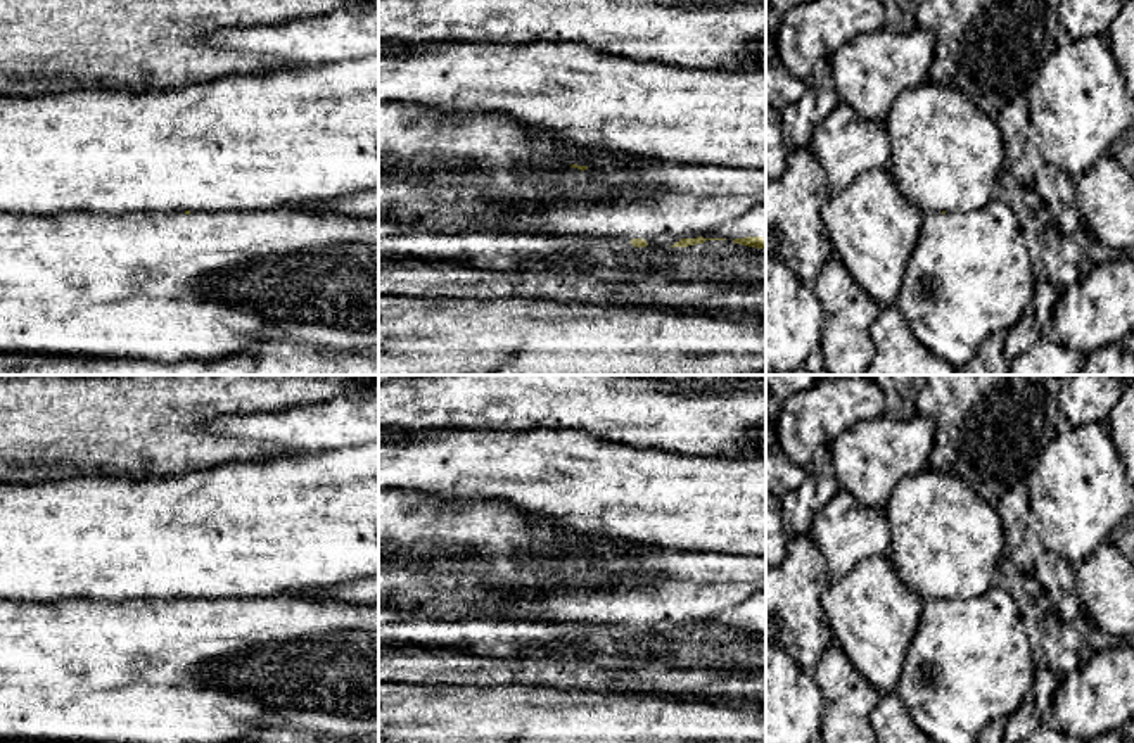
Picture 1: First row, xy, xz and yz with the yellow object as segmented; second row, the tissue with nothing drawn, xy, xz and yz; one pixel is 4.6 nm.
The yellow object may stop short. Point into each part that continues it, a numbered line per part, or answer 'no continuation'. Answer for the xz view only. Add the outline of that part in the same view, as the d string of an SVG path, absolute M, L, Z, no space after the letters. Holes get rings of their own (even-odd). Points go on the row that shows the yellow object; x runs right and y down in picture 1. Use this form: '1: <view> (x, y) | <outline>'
1: xz (659, 201) | M650 157L629 164L607 161L605 185L614 192L603 200L558 192L538 200L508 200L482 173L463 183L437 187L410 180L379 178L379 218L413 221L453 233L472 228L545 233L560 237L643 238L652 247L674 245L681 238L766 238L766 171L724 164L686 164Z

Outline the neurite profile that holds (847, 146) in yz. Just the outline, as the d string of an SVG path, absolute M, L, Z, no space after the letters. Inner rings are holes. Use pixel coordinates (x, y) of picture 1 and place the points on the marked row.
M844 102L816 124L809 149L825 169L831 194L871 169L889 169L892 161L885 123L868 121Z

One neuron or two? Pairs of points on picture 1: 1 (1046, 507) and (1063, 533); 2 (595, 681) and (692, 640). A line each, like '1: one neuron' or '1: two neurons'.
1: one neuron
2: two neurons

